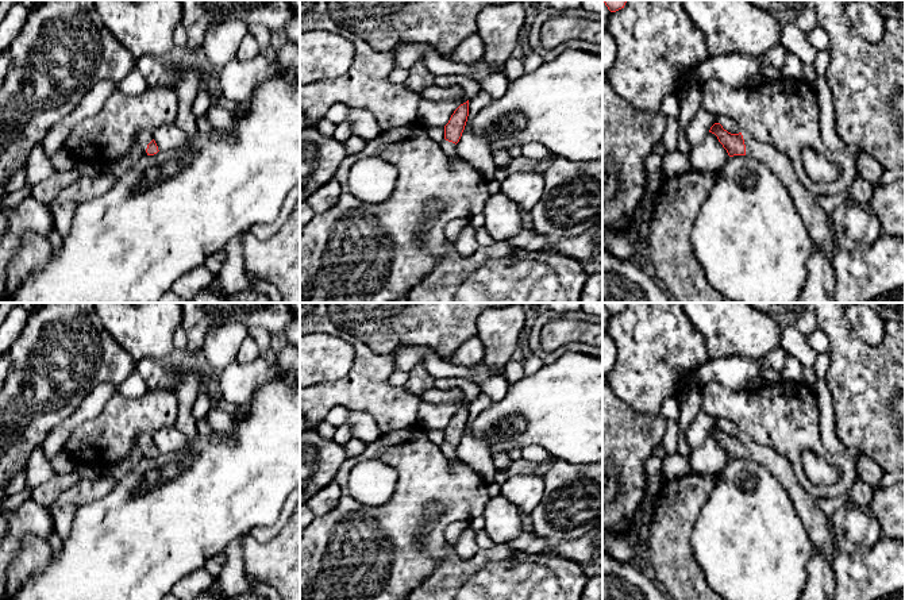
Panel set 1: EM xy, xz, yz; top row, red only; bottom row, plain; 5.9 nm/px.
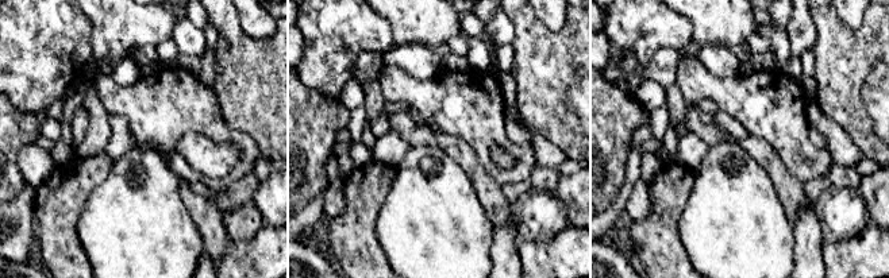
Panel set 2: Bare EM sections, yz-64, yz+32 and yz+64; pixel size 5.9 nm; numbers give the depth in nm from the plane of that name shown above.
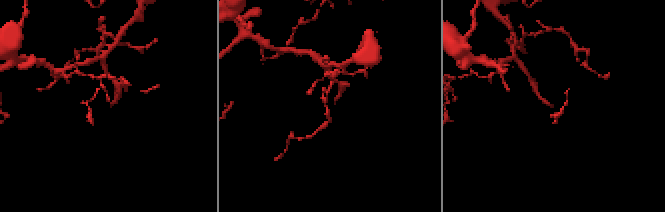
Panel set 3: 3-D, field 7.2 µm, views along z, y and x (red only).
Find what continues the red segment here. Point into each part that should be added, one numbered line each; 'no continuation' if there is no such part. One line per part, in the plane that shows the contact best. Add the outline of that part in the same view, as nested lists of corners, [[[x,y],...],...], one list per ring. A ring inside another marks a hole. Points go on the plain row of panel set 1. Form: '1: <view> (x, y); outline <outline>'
1: yz (820, 530); outline [[[742,435],[742,438],[746,447],[746,458],[767,468],[781,482],[810,542],[820,549],[824,557],[832,564],[837,554],[835,526],[831,523],[829,516],[817,507],[814,499],[798,484],[789,459],[770,447],[756,445],[747,435]]]

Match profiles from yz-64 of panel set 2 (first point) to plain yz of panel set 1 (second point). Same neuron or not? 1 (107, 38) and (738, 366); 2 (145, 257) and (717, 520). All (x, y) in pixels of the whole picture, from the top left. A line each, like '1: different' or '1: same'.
1: different
2: same

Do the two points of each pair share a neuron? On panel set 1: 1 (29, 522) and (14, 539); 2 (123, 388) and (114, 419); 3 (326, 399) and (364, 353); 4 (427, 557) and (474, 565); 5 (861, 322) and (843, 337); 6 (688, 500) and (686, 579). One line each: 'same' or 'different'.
1: same
2: different
3: same
4: different
5: different
6: same

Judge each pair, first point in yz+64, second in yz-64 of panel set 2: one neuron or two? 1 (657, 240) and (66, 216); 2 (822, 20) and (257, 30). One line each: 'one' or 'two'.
1: one
2: two

